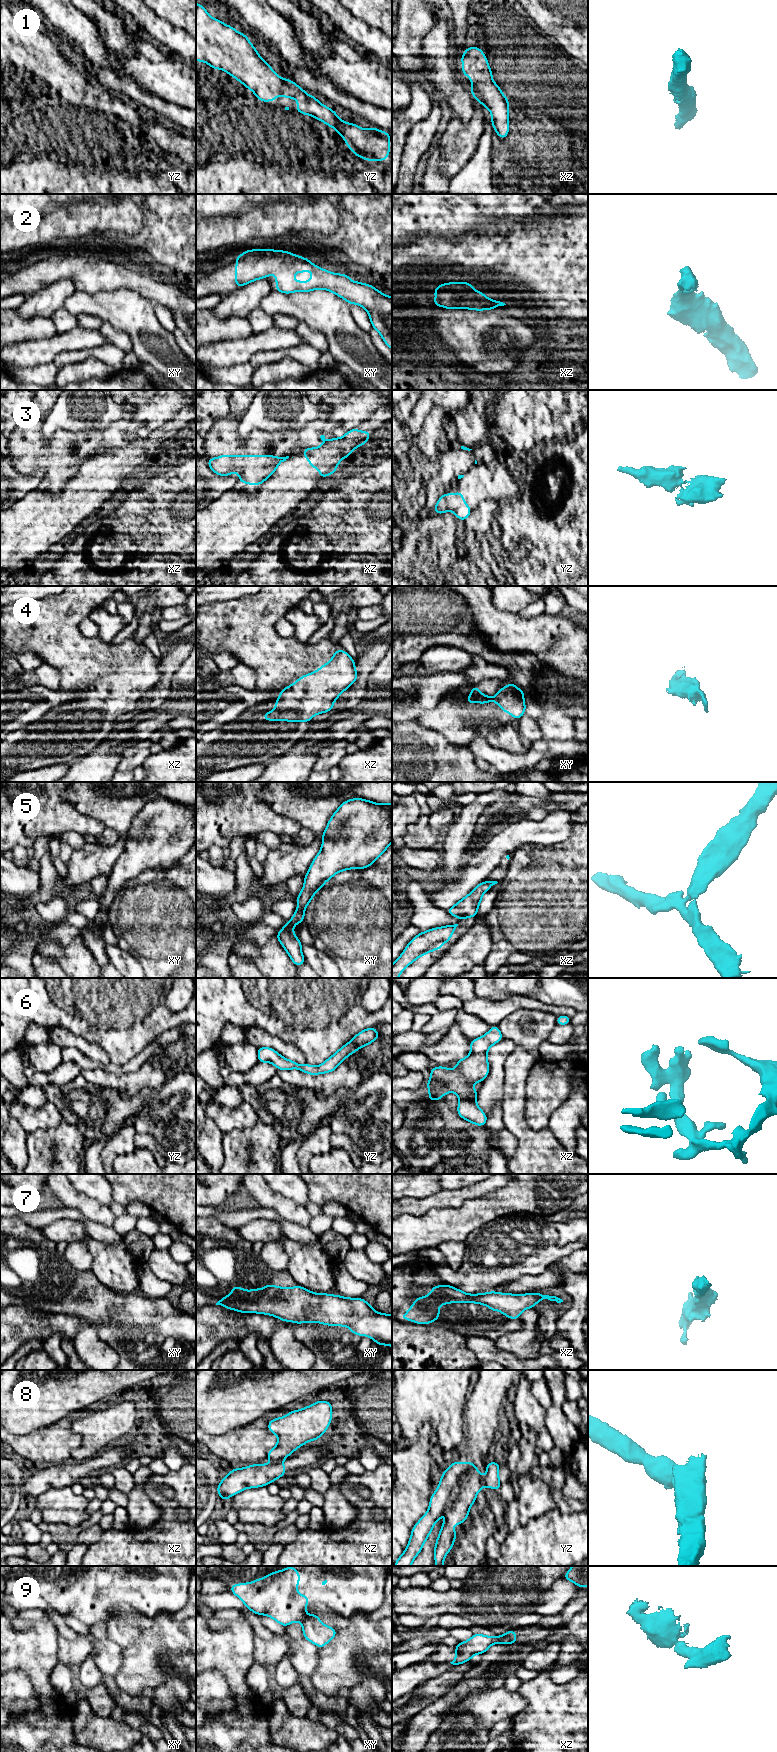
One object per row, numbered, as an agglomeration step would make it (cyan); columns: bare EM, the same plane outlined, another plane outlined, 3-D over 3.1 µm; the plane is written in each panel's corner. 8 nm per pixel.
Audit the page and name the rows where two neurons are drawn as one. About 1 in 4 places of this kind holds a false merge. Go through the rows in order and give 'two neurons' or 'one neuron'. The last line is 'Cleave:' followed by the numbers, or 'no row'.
1: one neuron
2: one neuron
3: two neurons
4: one neuron
5: one neuron
6: one neuron
7: one neuron
8: two neurons
9: two neurons
Cleave: 3, 8, 9

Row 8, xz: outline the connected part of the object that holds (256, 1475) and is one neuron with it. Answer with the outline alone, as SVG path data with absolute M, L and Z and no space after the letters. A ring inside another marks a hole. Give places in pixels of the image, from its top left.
M281 1462L272 1464L253 1464L246 1468L230 1470L216 1488L222 1501L229 1499L246 1488L267 1486L277 1478L282 1477L288 1470Z

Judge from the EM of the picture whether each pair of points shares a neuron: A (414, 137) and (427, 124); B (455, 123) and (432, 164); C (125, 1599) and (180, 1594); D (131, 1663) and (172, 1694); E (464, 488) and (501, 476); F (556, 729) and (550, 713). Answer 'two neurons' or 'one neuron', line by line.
A: one neuron
B: two neurons
C: one neuron
D: two neurons
E: one neuron
F: one neuron

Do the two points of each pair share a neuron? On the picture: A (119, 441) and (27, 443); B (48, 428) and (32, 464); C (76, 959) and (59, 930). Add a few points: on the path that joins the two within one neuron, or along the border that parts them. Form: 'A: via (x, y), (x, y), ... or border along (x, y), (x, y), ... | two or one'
A: via (96, 441), (72, 439), (62, 449), (50, 449) | one
B: border along (59, 427), (49, 438), (40, 431) | two
C: border along (76, 938), (67, 944), (44, 940) | two

